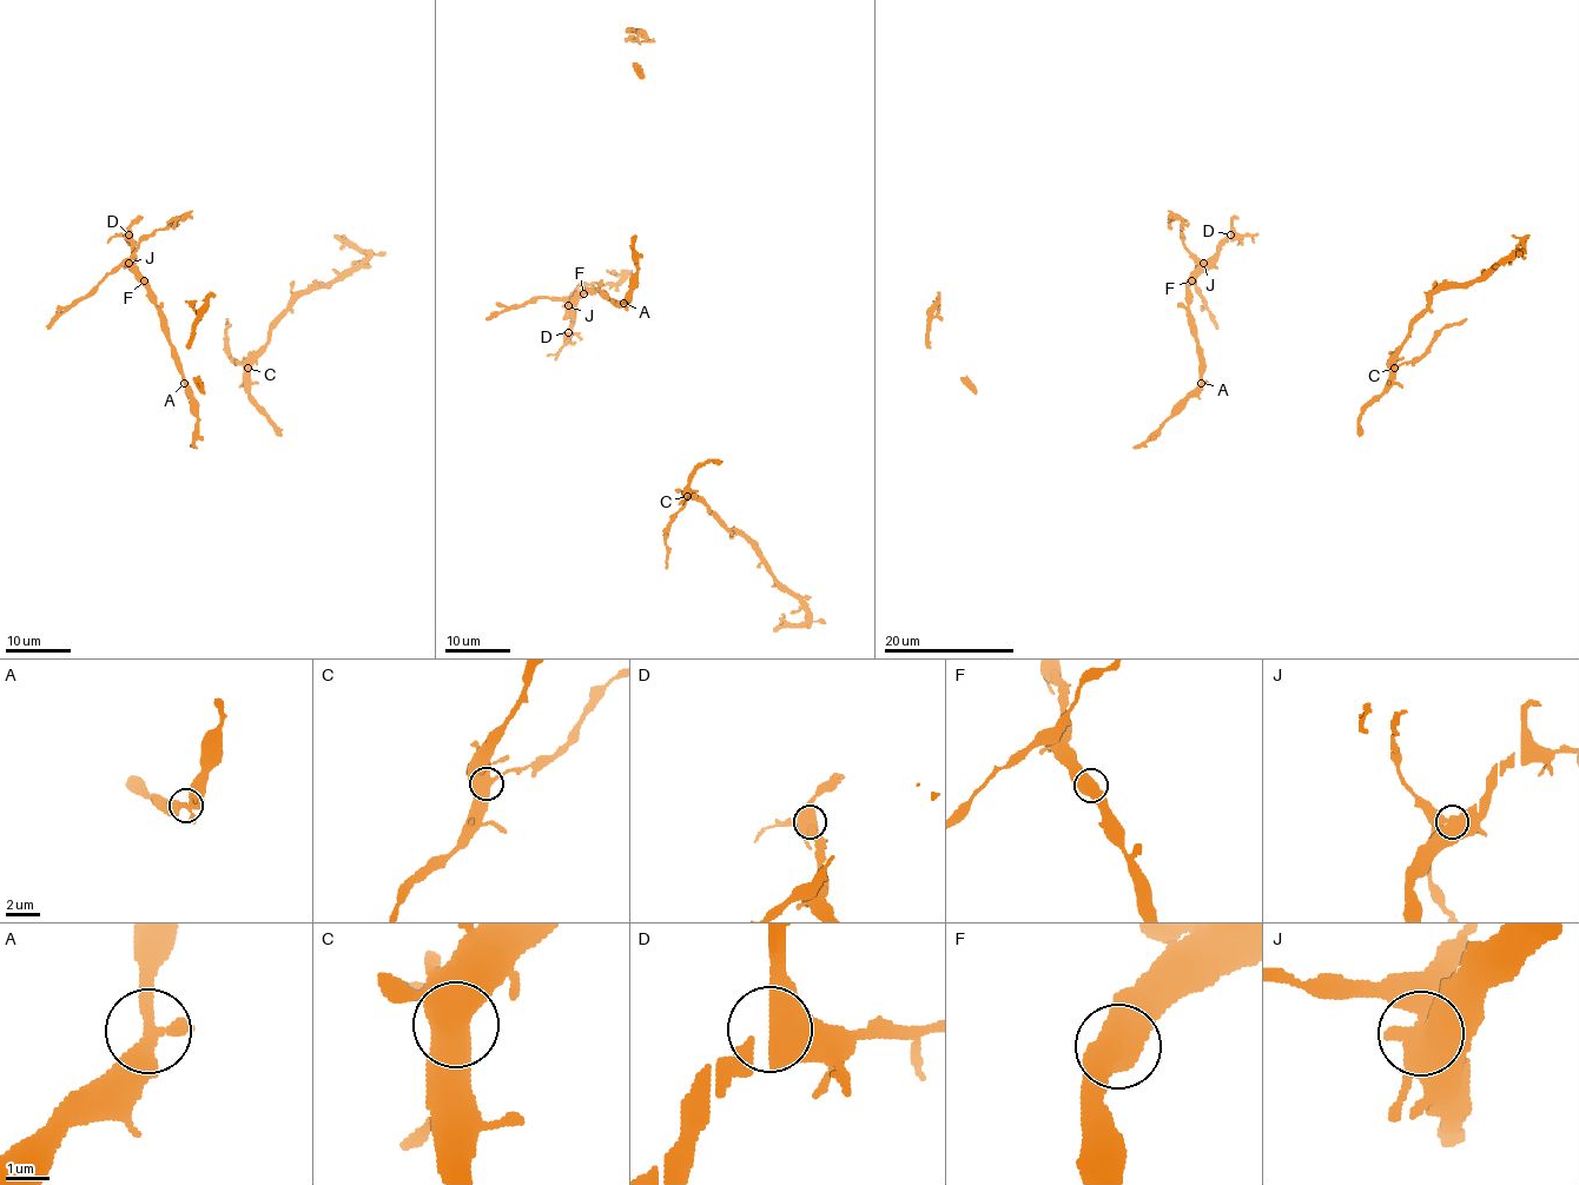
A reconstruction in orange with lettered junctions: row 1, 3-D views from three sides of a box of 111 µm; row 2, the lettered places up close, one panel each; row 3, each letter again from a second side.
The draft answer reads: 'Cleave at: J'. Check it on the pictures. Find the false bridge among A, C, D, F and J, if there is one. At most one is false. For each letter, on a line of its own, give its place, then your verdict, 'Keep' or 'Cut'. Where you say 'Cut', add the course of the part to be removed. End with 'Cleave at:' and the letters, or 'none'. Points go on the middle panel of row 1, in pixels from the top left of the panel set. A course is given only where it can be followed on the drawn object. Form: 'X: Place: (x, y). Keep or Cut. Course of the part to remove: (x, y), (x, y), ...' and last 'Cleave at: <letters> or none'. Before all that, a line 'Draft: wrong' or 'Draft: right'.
Draft: right
A: Place: (623, 303). Keep
C: Place: (687, 496). Keep
D: Place: (568, 332). Keep
F: Place: (583, 293). Keep
J: Place: (568, 305). Cut. Course of the part to remove: (568, 306), (562, 299), (530, 298), (487, 319)
Cleave at: J

